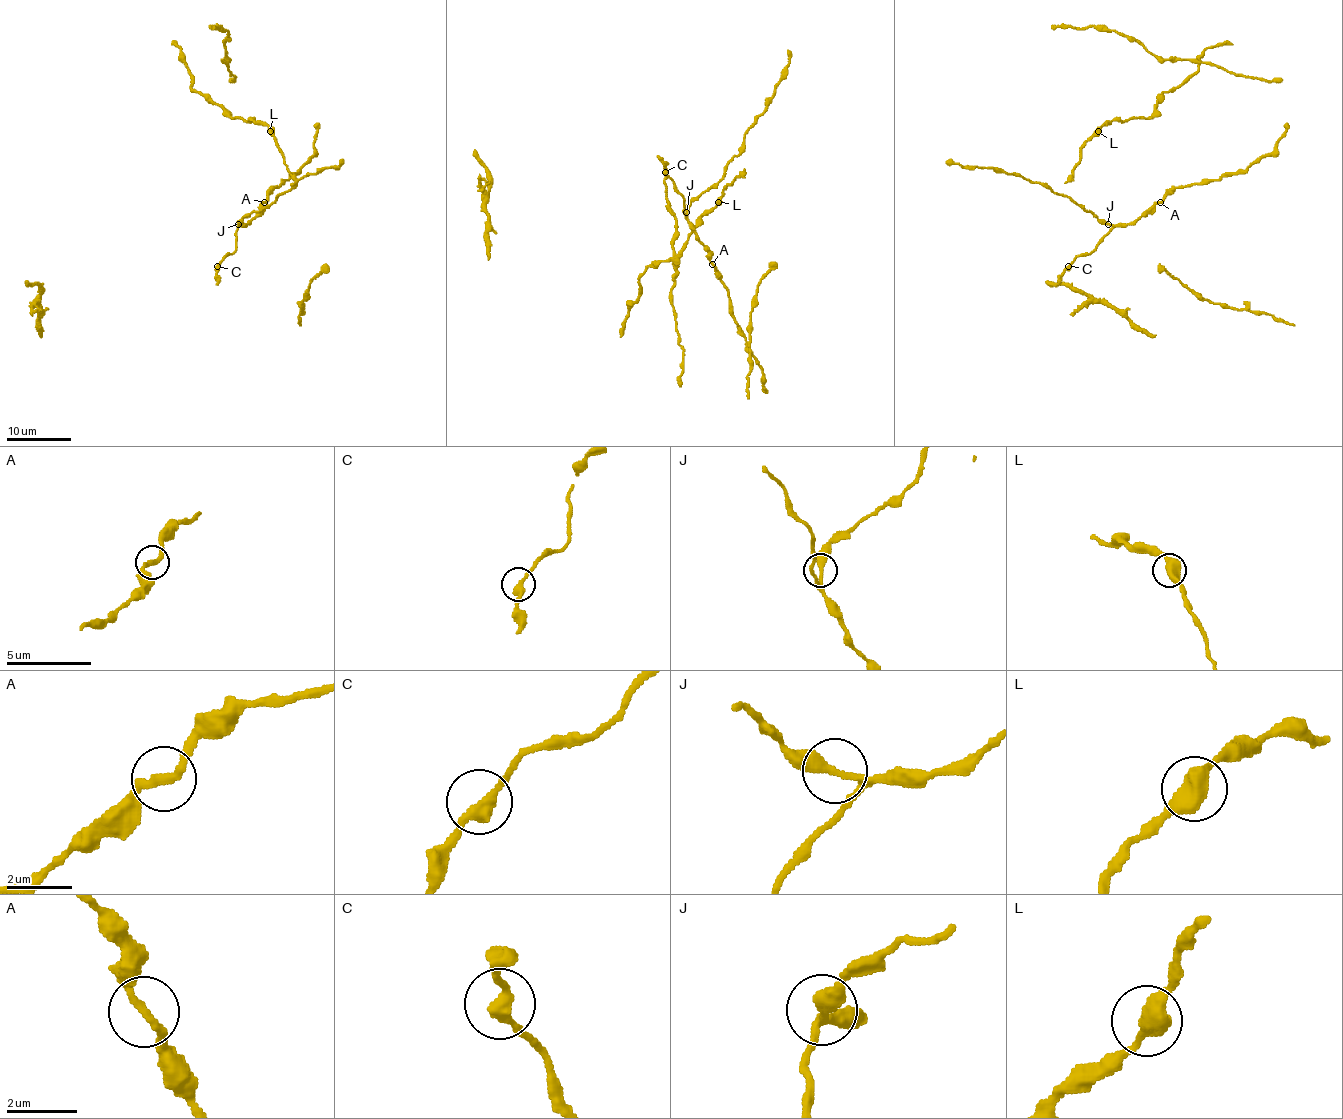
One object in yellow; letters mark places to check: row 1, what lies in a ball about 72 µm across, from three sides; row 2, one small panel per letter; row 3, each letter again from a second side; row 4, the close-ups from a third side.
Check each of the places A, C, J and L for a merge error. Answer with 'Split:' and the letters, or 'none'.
Split: none

